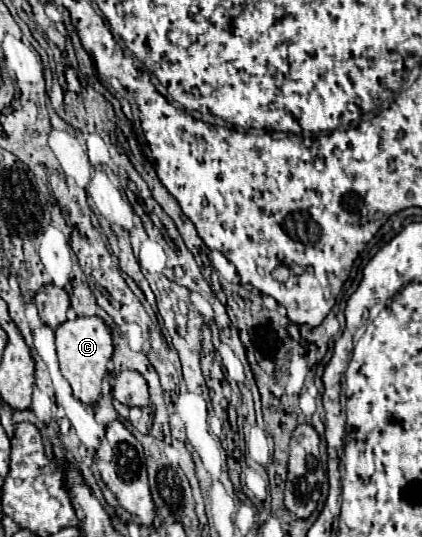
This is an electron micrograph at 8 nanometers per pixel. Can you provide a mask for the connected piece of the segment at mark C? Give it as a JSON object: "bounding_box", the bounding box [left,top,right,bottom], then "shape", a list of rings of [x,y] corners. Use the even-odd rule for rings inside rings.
{"bounding_box":[57,316,113,404],"shape":[[[79,316],[67,320],[57,330],[57,356],[61,364],[61,374],[71,384],[73,394],[85,402],[93,404],[101,396],[101,382],[107,376],[107,362],[113,356],[113,336],[111,328],[99,316]]]}

